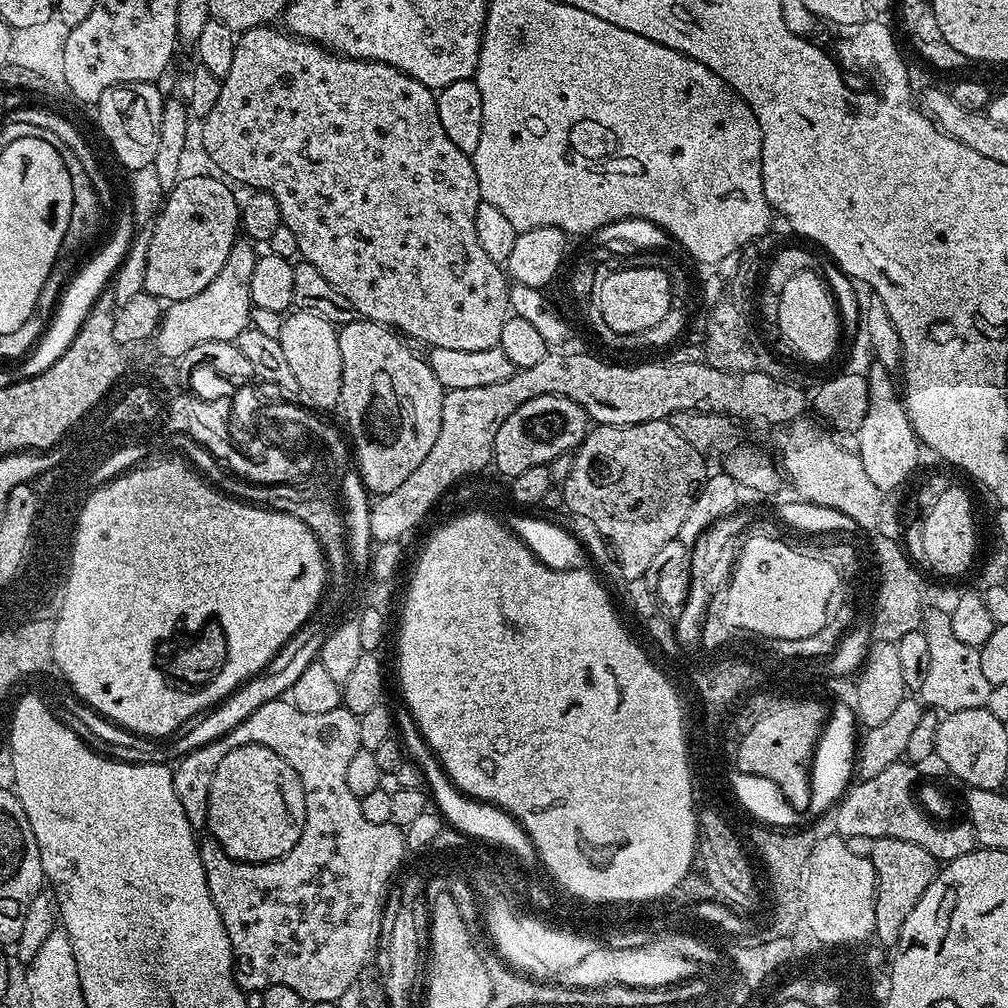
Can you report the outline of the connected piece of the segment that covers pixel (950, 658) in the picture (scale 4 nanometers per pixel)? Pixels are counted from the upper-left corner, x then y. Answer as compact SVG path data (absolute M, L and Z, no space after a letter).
M929 629L927 642L930 647L929 673L918 694L919 699L930 708L943 713L958 710L982 708L987 705L992 684L983 677L982 662L979 649L966 647L956 642L951 631Z

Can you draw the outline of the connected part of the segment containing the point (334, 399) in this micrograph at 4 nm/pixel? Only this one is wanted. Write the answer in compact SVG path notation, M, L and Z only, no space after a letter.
M296 310L284 316L279 342L282 351L286 353L286 362L290 362L294 378L298 382L301 397L305 401L308 399L309 406L317 408L317 410L312 409L317 413L328 414L324 412L330 411L331 408L333 411L340 403L340 391L342 390L342 350L337 325L326 322L326 318L318 318L318 314Z

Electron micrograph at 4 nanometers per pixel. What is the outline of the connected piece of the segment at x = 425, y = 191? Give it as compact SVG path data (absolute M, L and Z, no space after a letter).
M261 26L239 33L230 74L222 77L218 102L214 102L214 110L210 110L201 123L204 125L200 128L200 140L204 143L205 154L225 172L223 175L229 181L249 184L249 189L268 192L275 198L280 222L290 226L298 242L299 255L307 263L318 266L322 278L326 278L326 282L330 282L330 286L334 286L334 290L354 306L357 317L395 330L409 341L421 340L428 348L490 350L497 347L502 338L502 326L510 315L510 280L501 265L486 258L482 245L478 243L478 233L474 230L474 213L481 201L478 174L472 165L471 155L458 150L458 146L446 138L446 130L442 130L442 121L438 119L437 93L394 66L373 60L349 60L347 56L337 56L319 44L301 40L277 28Z

